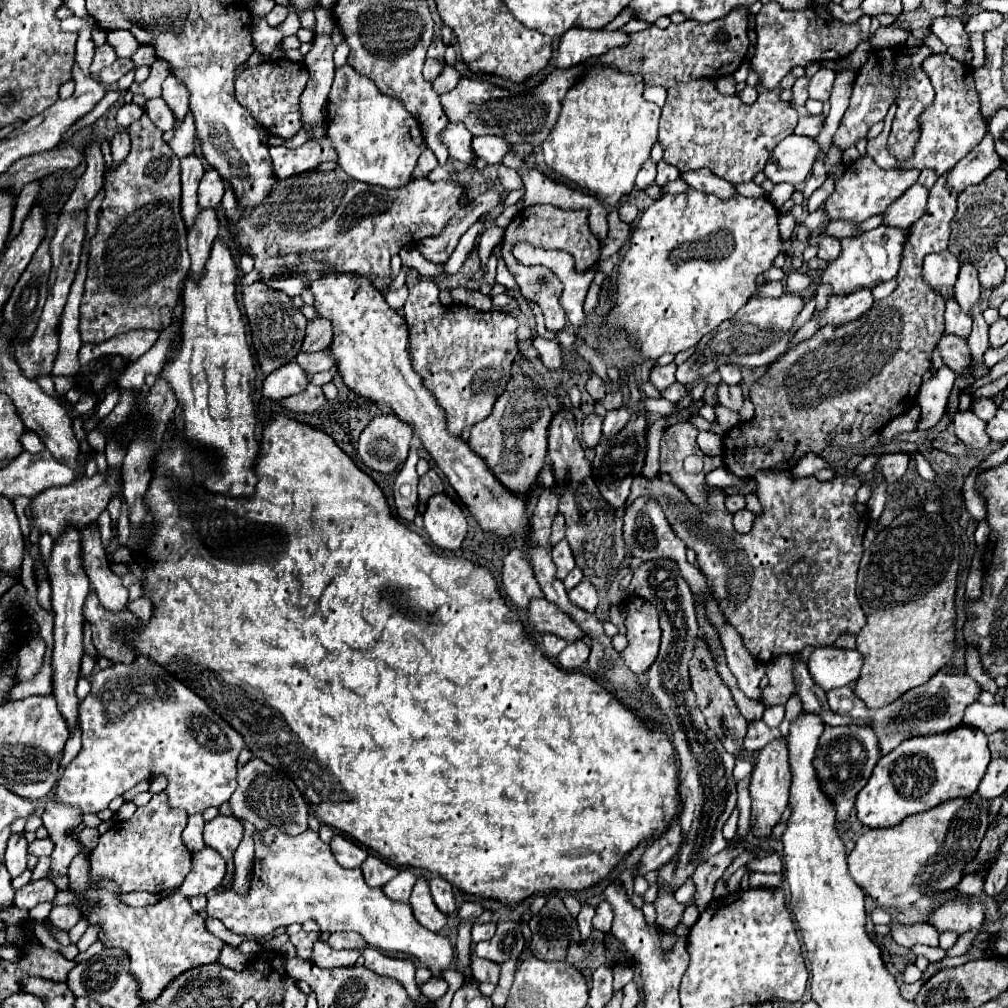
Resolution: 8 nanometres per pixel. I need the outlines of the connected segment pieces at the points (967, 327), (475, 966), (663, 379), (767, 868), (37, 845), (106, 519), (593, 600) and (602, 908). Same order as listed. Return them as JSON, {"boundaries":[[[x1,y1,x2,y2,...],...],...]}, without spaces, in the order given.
{"boundaries":[[[955,299,947,301,947,311,945,311,945,333,959,335,961,339,967,339,971,333,971,317,959,307]],[[471,951,471,971,479,983,493,983,495,985,499,981,499,965,477,957,473,951]],[[675,363,663,365,663,367,653,367,653,369,651,369,651,383,653,383,659,391,667,389,671,383,675,383,675,369,677,369]],[[769,853,767,857,763,859,751,859,747,865,745,865,745,875,743,875,743,881,741,881,741,889,749,889,749,875,751,873,781,873,781,859,777,853]],[[35,839,33,843,29,843,29,853,33,853,35,857,51,855,53,853,53,843,49,839]],[[105,509,103,513,101,513,99,518,97,519,97,523,99,526,103,547,106,548,112,537,111,533,112,522,110,514,107,509]],[[587,579,581,581,575,589,569,591,569,599,571,599,573,605,577,605,579,609,589,611,589,613,593,613,595,607,597,607,597,603,599,603,597,589,591,583,587,583]],[[603,901,599,907,597,907,597,913,595,913,595,919,593,919,593,927,601,933,609,933,611,931,611,923,613,923,613,909,609,905,609,901]]]}

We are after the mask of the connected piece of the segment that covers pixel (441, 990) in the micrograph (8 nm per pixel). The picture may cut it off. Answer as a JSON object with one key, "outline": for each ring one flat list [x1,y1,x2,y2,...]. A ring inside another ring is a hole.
{"outline":[[431,979,429,983,425,983,421,987,423,995,427,995,431,1001,437,1001,439,997,443,997,447,993,447,989,449,989,449,985,445,979]]}

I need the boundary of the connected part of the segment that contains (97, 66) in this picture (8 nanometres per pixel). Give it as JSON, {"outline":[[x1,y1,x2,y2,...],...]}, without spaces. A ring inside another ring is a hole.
{"outline":[[105,43,105,45,97,47,95,49,95,55,93,55,93,61,91,61,91,67,89,67,91,75,97,75,103,67,111,65,115,59,117,59,117,55,115,55,115,49,111,45]]}

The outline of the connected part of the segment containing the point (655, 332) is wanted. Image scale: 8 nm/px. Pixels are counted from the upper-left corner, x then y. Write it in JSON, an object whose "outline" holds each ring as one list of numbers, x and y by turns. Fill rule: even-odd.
{"outline":[[689,189,685,193,677,193,677,195,663,195,661,199,657,199,651,207,647,207,639,219,639,223,635,225,631,239,629,239,629,249,623,257,623,263,619,267,619,279,617,279,617,307,611,311,611,315,607,317,607,323,603,325,603,329,625,329,629,333,629,339,635,339,643,359,657,359,663,353,679,353,685,351,689,347,695,347,699,343,699,339,707,333,711,333,719,323,723,323,725,319,731,319,755,293,755,277,759,273,765,273,775,257,781,253,783,249,783,241,779,235,779,209,767,199,767,197,759,197,759,199,747,199,741,195,733,195,733,199,719,199,715,195,707,195,695,189]]}

